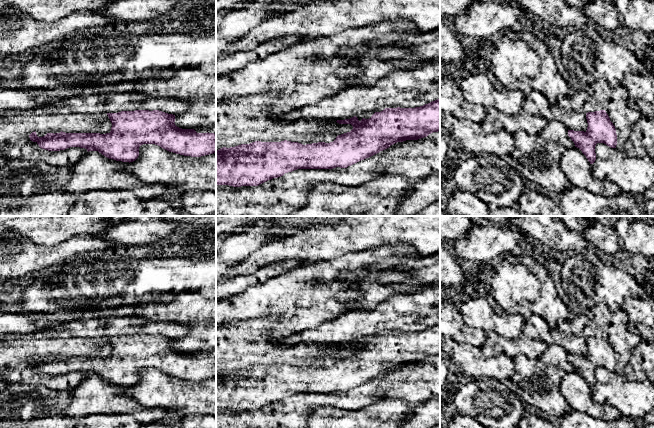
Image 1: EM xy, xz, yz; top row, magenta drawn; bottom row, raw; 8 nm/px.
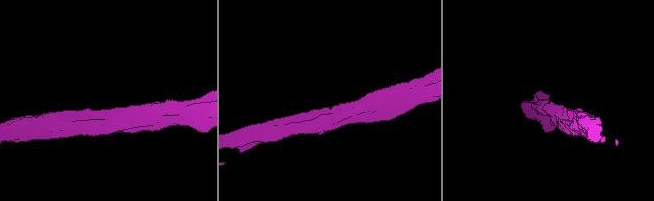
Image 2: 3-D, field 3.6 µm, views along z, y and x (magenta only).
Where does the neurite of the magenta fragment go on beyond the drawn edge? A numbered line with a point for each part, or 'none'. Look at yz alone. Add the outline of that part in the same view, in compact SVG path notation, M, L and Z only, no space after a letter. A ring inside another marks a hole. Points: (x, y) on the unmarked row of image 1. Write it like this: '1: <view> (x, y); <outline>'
none

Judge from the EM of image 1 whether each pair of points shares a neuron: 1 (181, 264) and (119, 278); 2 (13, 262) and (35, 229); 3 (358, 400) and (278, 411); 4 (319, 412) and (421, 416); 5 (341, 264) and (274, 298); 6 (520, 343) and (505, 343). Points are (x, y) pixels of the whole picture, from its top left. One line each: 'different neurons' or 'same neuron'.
1: same neuron
2: different neurons
3: same neuron
4: different neurons
5: same neuron
6: same neuron

